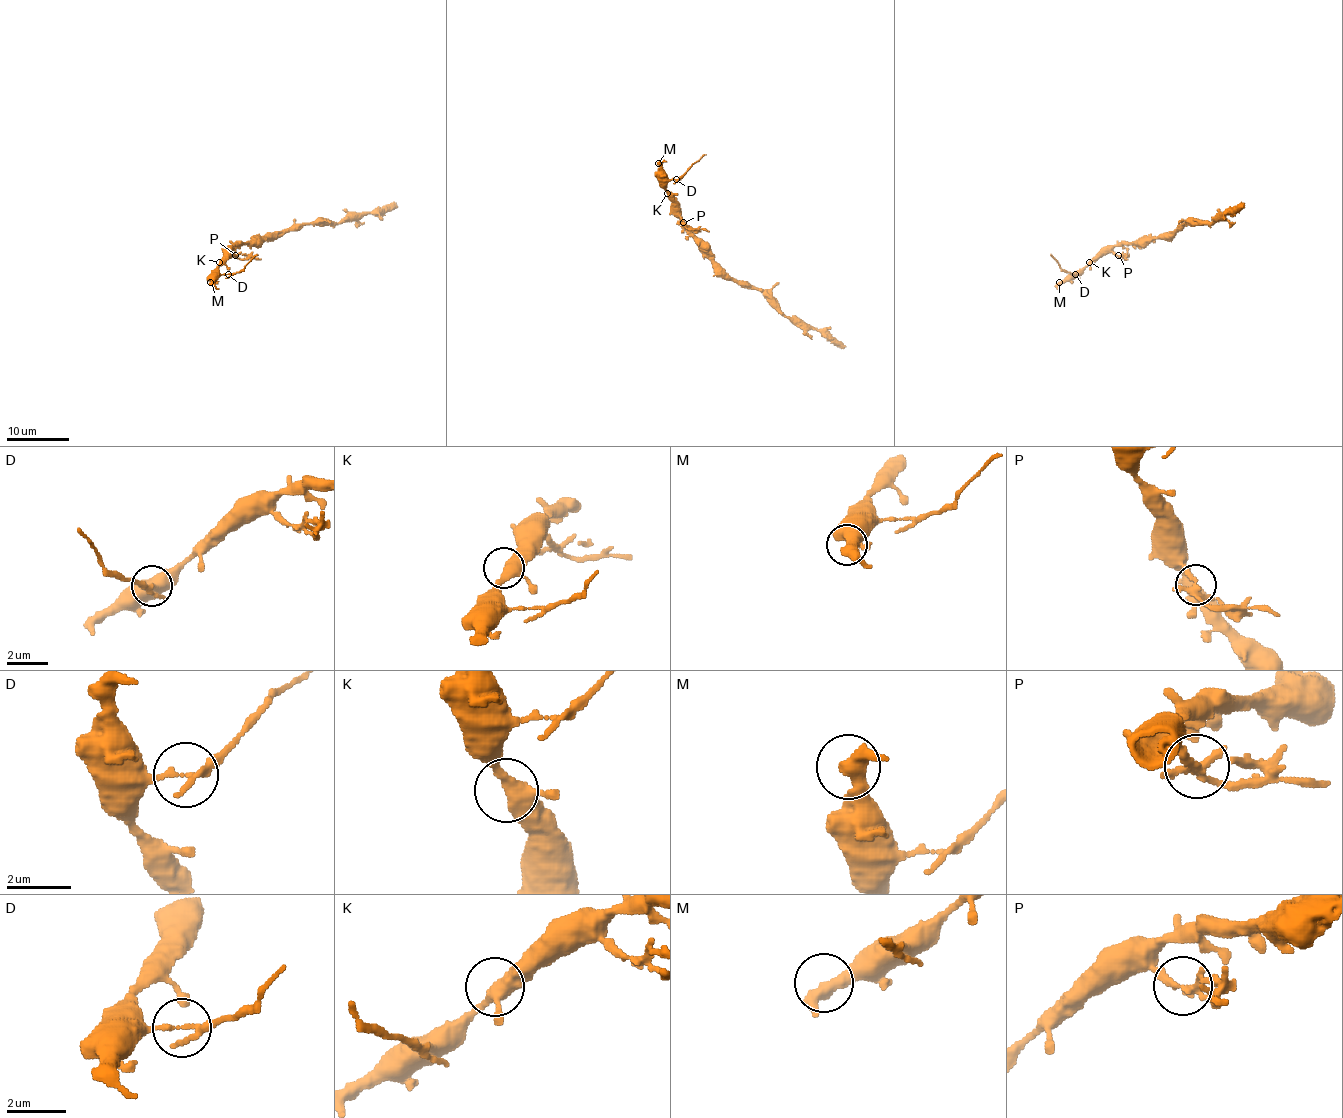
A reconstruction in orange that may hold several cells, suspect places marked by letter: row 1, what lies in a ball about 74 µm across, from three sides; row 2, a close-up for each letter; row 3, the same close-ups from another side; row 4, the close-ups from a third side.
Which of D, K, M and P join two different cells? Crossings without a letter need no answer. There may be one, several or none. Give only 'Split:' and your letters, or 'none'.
Split: D, P

